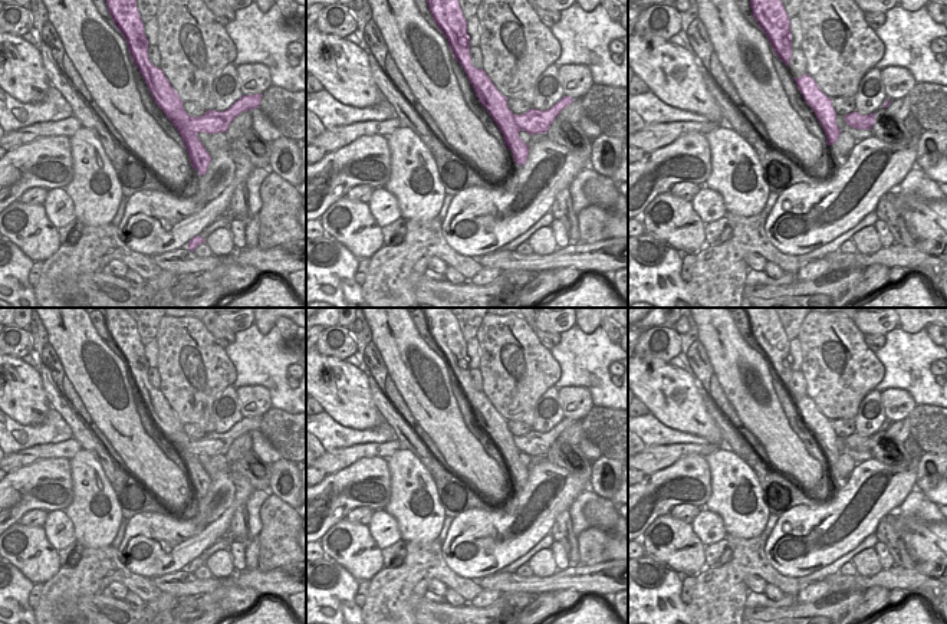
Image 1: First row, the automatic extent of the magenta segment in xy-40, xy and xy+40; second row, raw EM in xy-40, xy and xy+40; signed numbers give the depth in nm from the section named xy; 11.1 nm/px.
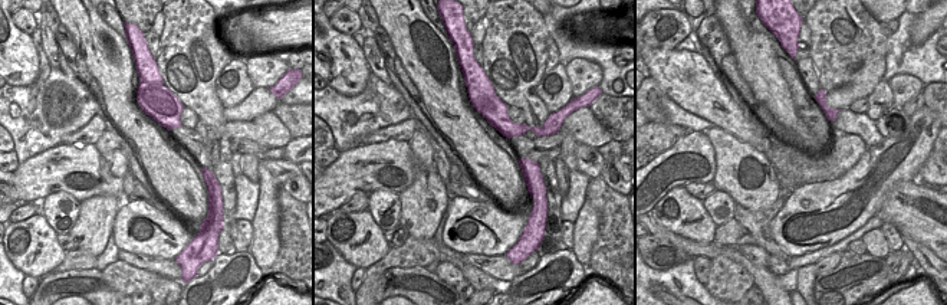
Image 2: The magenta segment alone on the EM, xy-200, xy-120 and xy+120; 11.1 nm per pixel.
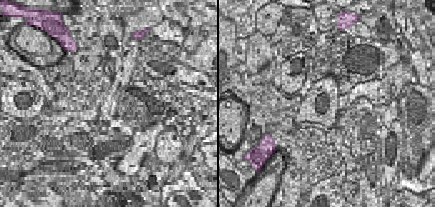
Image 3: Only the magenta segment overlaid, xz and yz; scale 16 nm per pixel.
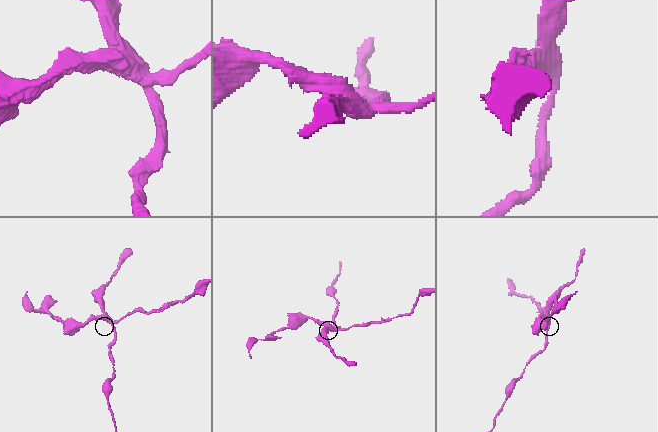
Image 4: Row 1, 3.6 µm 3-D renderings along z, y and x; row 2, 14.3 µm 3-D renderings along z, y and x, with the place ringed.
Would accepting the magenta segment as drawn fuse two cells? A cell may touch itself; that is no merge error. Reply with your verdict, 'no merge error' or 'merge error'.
merge error

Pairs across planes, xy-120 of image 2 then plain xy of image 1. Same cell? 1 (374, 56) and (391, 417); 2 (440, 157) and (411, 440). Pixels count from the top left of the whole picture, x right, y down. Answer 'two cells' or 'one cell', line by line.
1: one cell
2: one cell

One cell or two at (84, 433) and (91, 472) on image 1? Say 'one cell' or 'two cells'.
two cells

